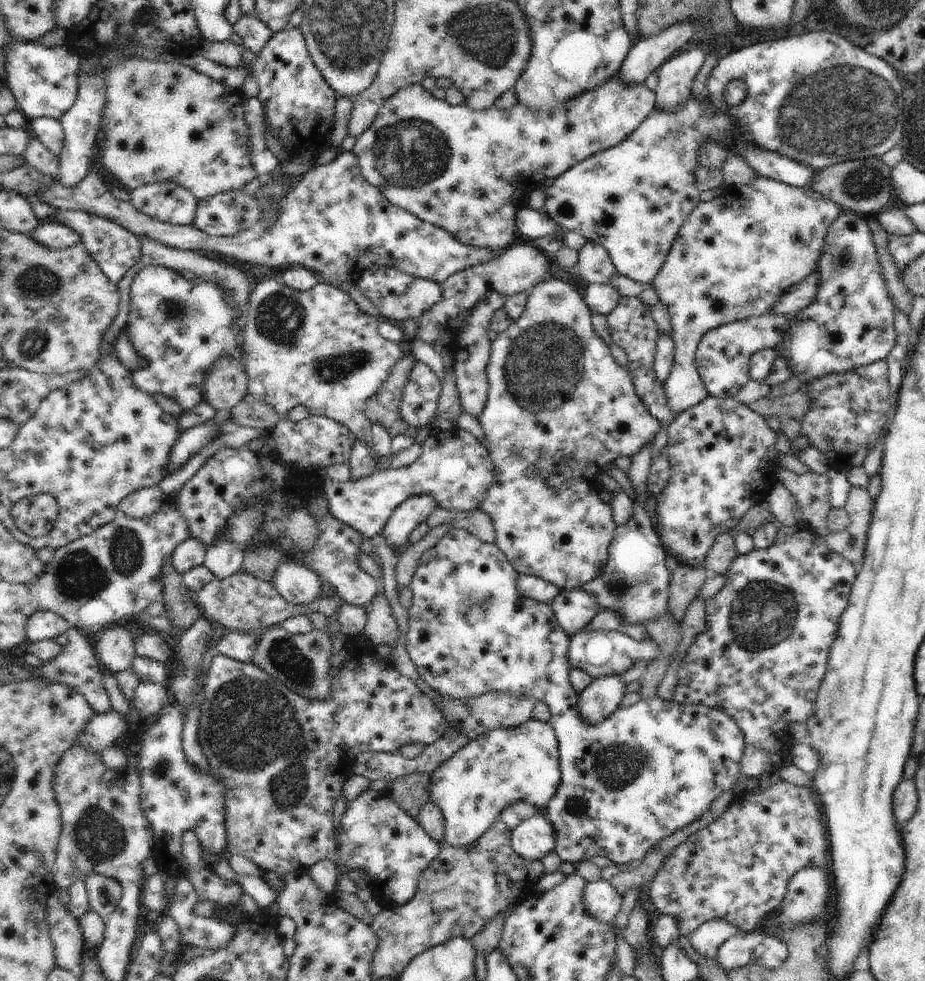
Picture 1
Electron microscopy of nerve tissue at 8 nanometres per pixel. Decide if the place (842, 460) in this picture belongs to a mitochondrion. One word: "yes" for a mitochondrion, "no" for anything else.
no

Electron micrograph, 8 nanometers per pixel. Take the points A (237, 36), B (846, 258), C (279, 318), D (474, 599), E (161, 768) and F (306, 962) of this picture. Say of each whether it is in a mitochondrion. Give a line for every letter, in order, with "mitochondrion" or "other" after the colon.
A: other
B: mitochondrion
C: mitochondrion
D: mitochondrion
E: mitochondrion
F: mitochondrion

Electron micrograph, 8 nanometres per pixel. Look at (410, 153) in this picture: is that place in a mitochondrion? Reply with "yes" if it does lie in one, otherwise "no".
yes

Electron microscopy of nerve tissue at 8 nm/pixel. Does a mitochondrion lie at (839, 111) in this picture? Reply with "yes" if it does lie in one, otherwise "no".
yes

